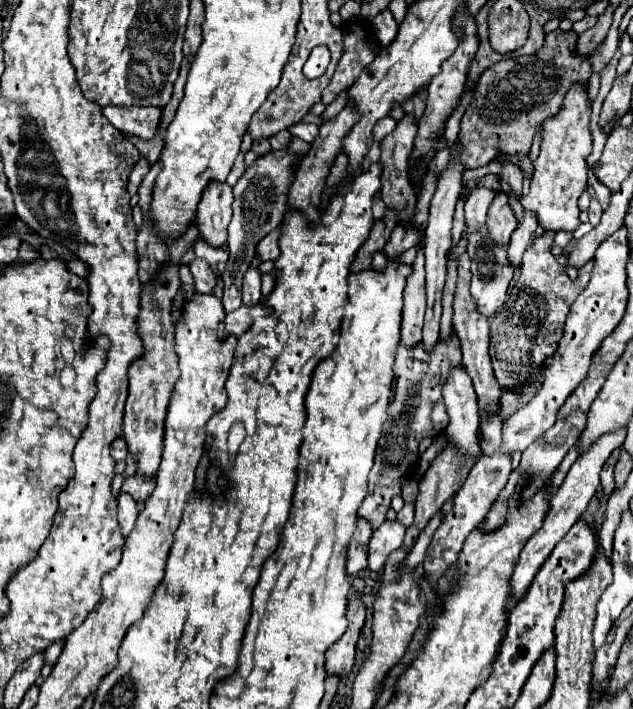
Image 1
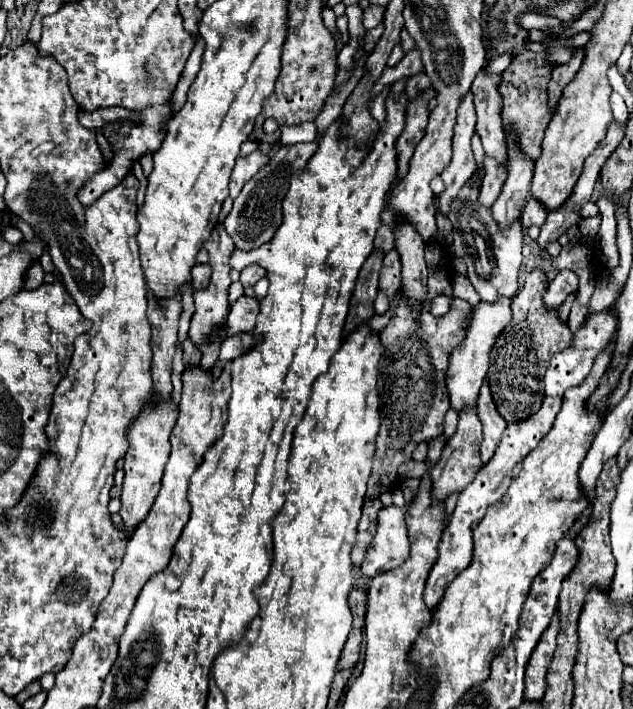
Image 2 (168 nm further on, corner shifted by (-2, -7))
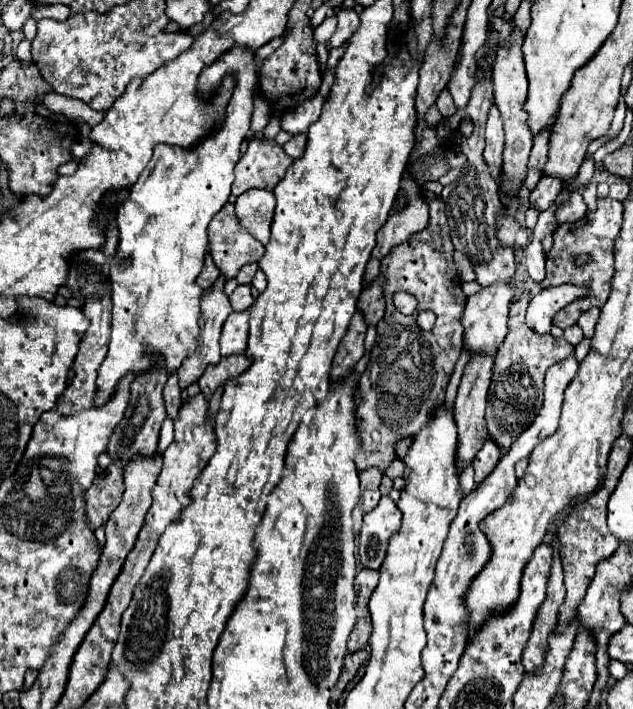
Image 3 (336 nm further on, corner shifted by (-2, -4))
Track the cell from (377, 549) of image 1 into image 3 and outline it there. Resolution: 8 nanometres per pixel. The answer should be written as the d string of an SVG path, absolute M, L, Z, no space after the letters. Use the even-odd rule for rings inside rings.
M381 497L379 505L363 519L359 535L359 559L367 569L379 569L389 547L389 539L401 527L401 511L391 497Z

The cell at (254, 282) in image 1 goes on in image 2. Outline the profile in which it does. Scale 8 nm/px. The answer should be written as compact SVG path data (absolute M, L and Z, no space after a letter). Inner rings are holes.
M241 296L237 302L231 304L231 310L227 316L227 336L251 332L255 328L257 314L259 314L259 300Z

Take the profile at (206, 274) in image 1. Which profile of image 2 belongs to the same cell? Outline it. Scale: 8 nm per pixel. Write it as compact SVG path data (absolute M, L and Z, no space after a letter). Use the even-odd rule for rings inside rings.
M197 264L191 274L193 274L193 288L203 290L211 278L211 266L209 264Z

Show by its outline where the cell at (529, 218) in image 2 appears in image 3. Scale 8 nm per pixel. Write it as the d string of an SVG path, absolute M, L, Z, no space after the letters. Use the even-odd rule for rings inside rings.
M543 175L537 183L537 187L531 191L529 195L529 203L535 205L539 211L545 211L553 205L555 197L559 195L559 191L563 189L563 183L561 179L557 177L549 177L549 175Z

